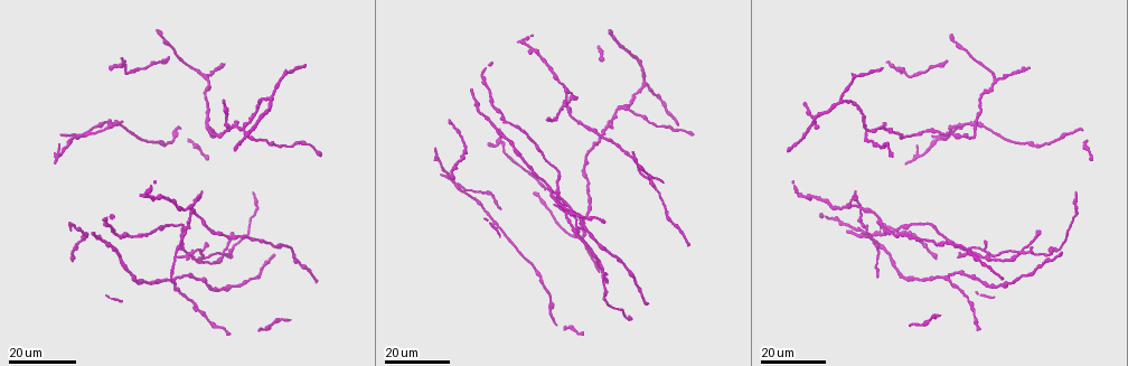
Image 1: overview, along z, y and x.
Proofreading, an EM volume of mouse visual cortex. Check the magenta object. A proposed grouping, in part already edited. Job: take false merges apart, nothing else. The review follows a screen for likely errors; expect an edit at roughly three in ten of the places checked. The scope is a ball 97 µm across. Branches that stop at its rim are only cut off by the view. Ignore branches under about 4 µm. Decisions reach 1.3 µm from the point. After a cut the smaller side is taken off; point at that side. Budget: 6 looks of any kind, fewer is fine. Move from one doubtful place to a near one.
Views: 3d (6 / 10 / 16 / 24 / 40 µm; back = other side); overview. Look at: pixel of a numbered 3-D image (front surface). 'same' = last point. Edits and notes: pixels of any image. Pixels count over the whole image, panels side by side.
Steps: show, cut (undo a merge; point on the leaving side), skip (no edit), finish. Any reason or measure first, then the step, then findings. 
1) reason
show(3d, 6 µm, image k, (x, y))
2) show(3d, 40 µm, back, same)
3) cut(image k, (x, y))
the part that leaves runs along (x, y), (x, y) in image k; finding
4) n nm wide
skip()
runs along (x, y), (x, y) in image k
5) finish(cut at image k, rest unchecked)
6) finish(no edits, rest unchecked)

looks like a crossing
show(3d, 16 µm, image 1, (862, 206))

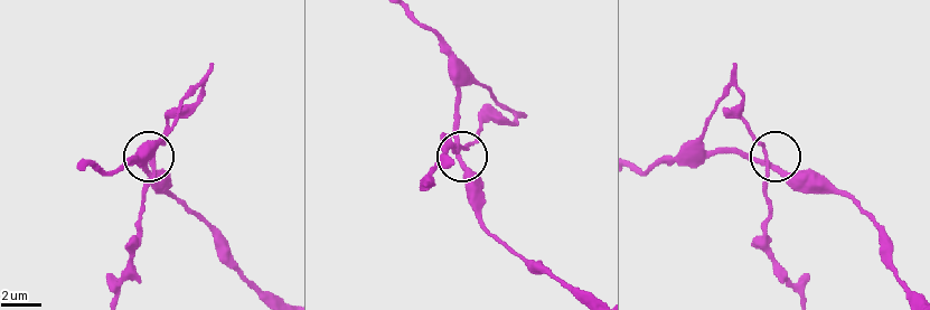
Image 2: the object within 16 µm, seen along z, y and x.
show(3d, 10 µm, image 2, (145, 168))

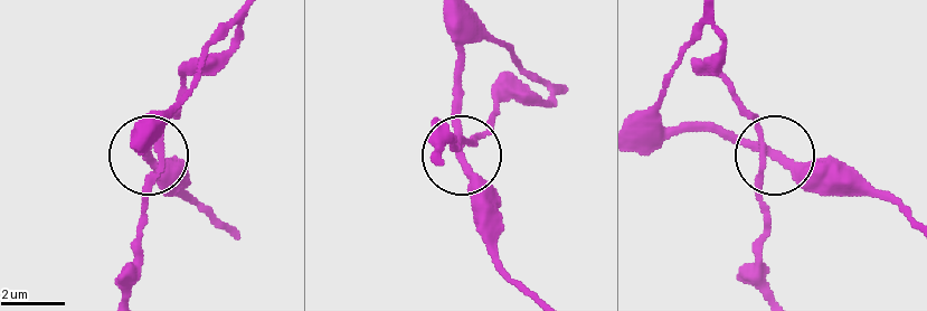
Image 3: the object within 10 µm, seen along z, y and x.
230 nm wide
skip()
all the same cell

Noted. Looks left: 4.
thick turns thin
show(3d, 24 µm, image 1, (199, 194))

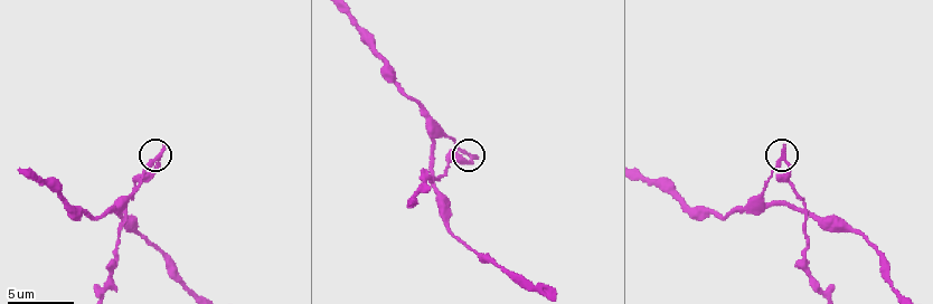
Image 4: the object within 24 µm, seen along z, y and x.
closer look
show(3d, 6 µm, image 4, (783, 151))

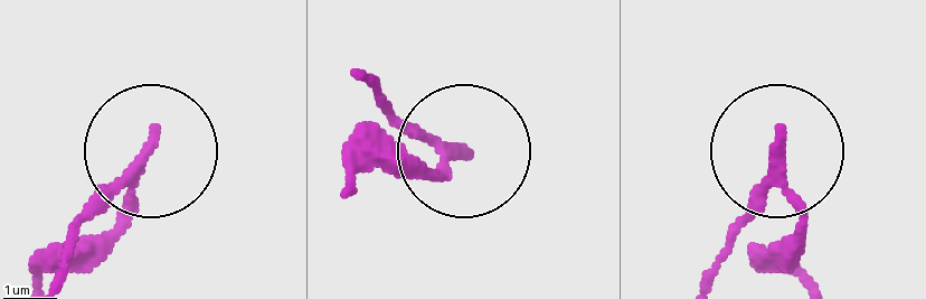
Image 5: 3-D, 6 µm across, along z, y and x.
190 nm wide
skip()
one cell here

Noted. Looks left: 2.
two arms in line, one across
show(3d, 16 µm, image 1, (455, 183))

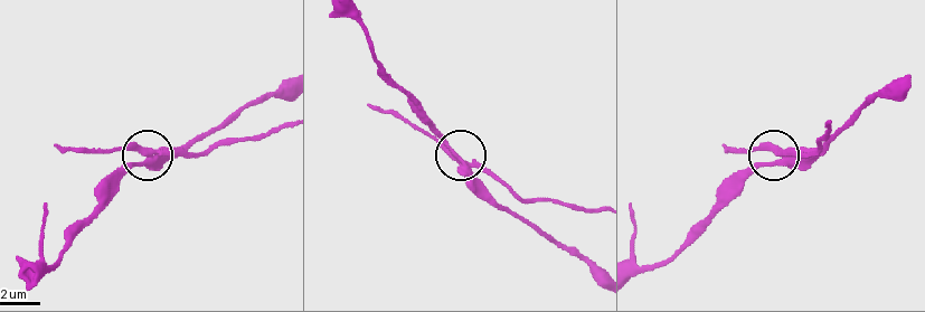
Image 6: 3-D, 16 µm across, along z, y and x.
show(3d, 6 µm, image 6, (456, 157))

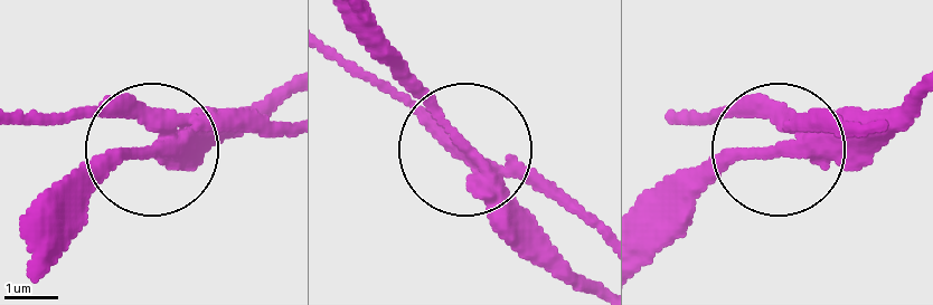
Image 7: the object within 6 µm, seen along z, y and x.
skip()
continuous, no second cell

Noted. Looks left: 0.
finish(no edits, rest unchecked)

